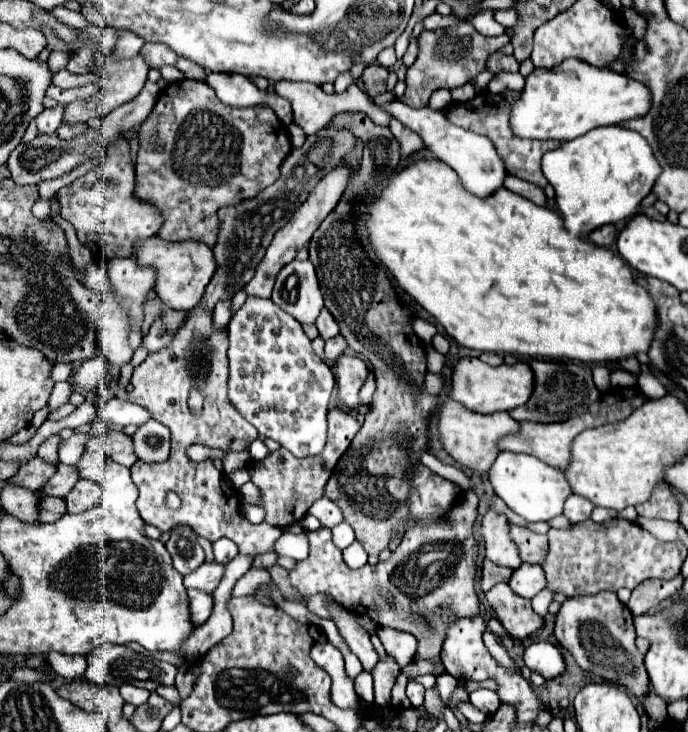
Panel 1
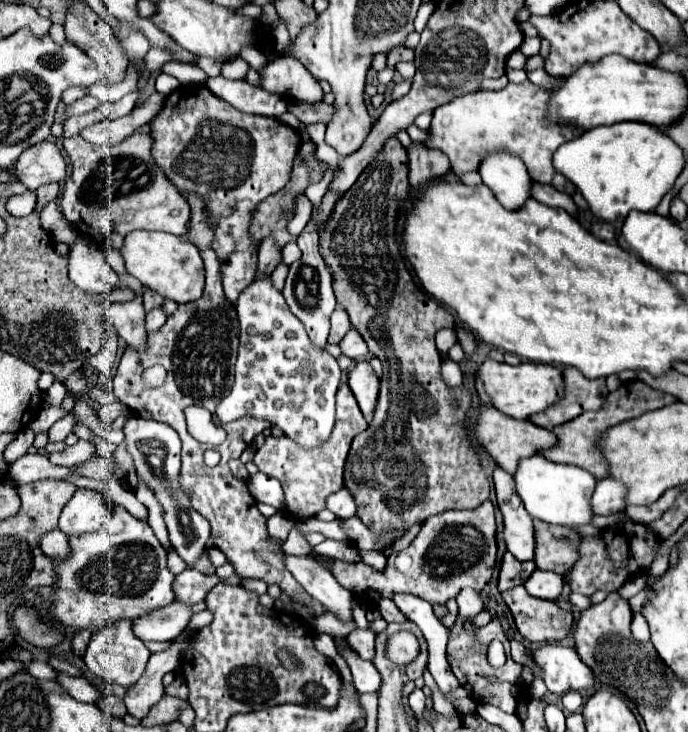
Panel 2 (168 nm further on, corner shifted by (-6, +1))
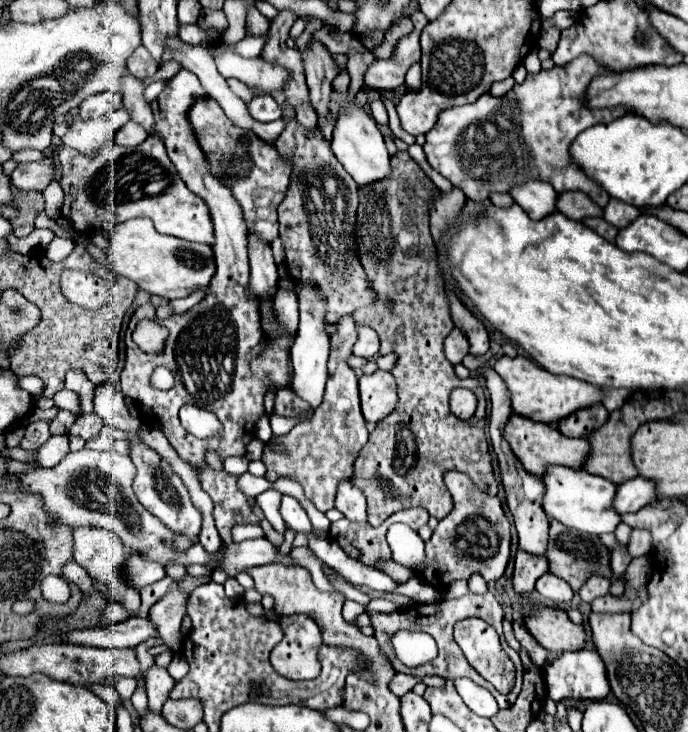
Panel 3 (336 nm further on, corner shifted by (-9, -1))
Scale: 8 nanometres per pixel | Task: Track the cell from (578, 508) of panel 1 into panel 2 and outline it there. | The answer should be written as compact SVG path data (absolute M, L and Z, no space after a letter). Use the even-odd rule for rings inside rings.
M613 478L599 480L591 498L591 510L595 514L609 516L623 508L625 508L625 486L621 482L613 482Z

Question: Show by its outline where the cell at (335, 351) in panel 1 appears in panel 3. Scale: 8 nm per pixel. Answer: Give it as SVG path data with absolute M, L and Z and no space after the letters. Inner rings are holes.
M360 326L358 328L358 342L354 344L354 356L364 356L364 358L374 358L378 354L378 336L372 328Z

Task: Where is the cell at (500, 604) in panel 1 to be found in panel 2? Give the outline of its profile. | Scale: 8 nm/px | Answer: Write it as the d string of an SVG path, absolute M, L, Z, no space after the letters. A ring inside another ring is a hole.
M515 586L501 594L509 606L515 626L525 640L547 642L563 640L573 624L573 614L559 608L551 600L533 598L523 586Z

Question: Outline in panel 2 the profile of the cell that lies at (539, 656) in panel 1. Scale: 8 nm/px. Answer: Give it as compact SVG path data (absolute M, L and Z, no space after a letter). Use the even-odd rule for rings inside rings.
M547 644L537 648L533 658L543 668L543 680L547 690L553 694L565 694L569 690L593 686L593 672L579 660L575 648Z

